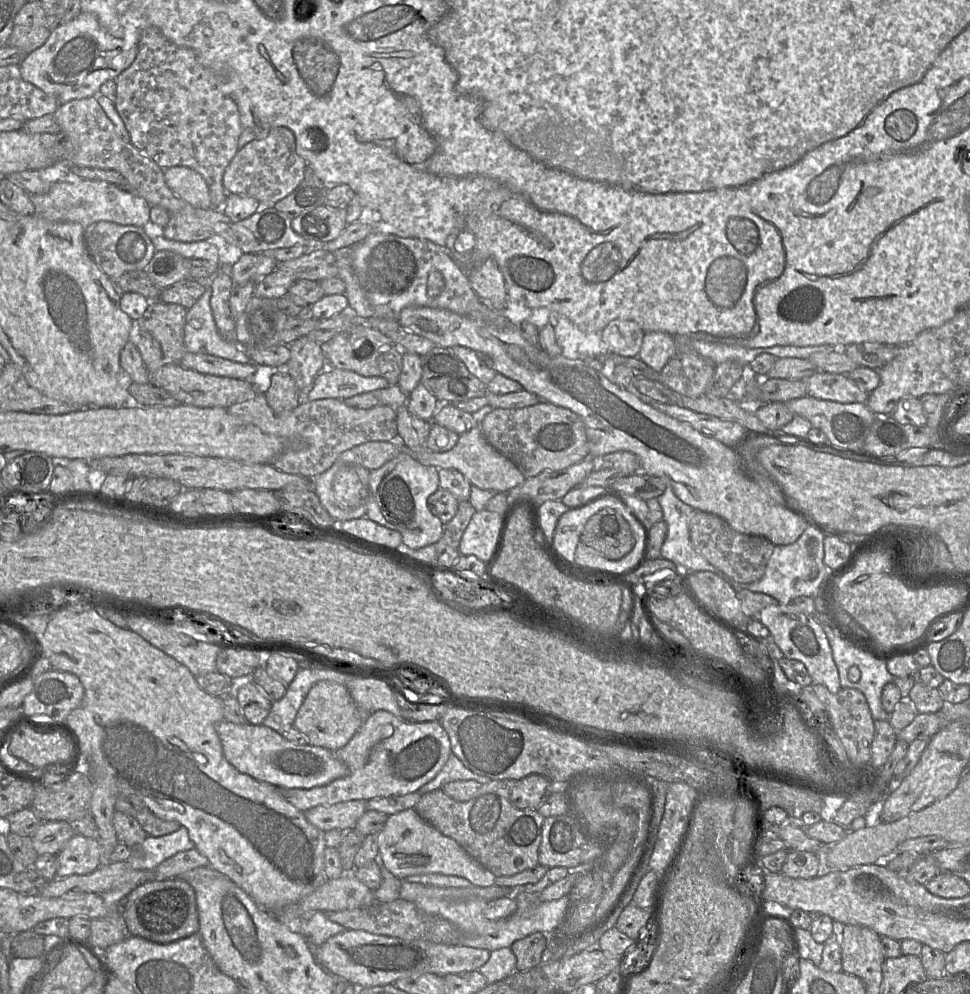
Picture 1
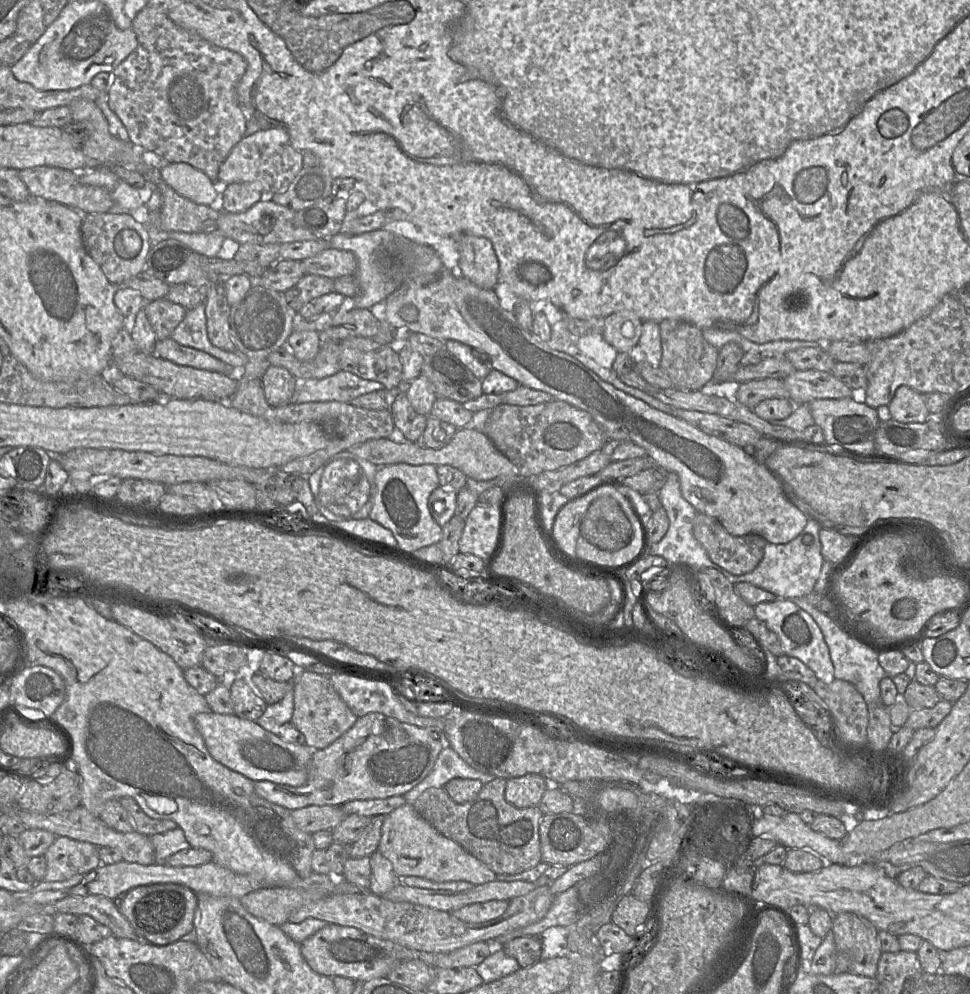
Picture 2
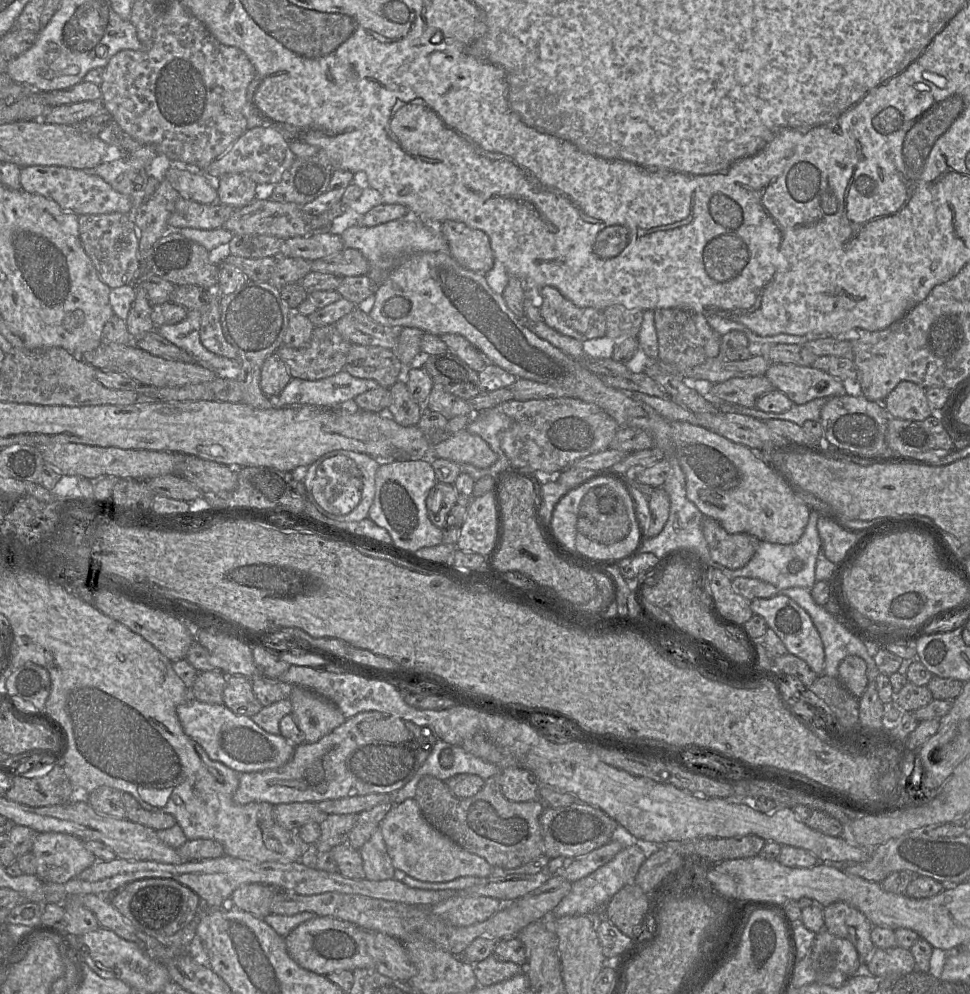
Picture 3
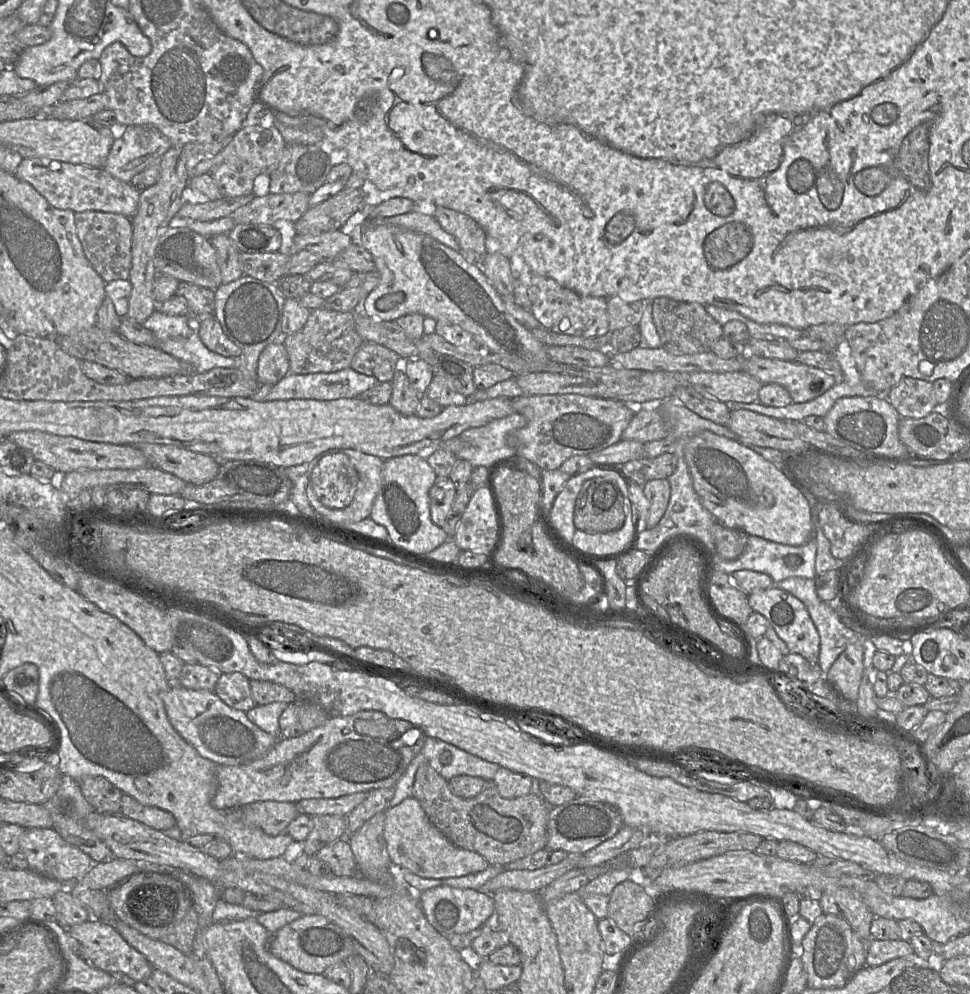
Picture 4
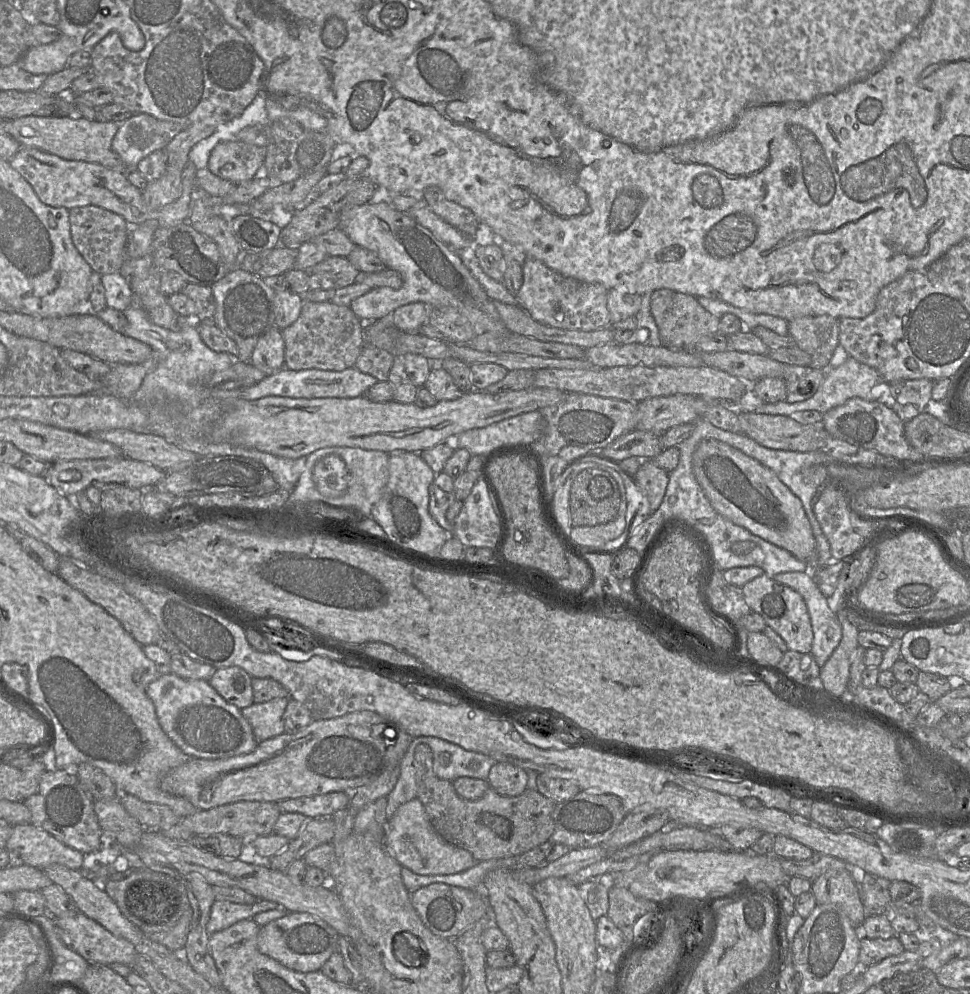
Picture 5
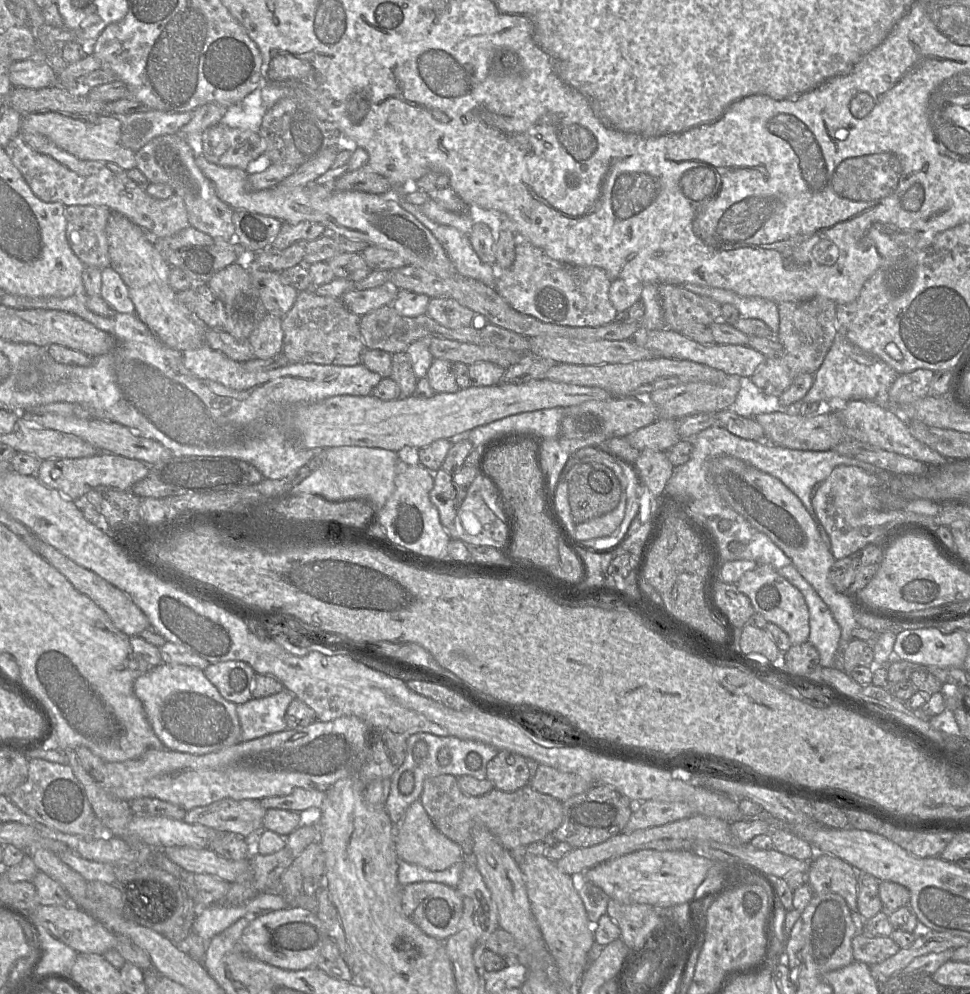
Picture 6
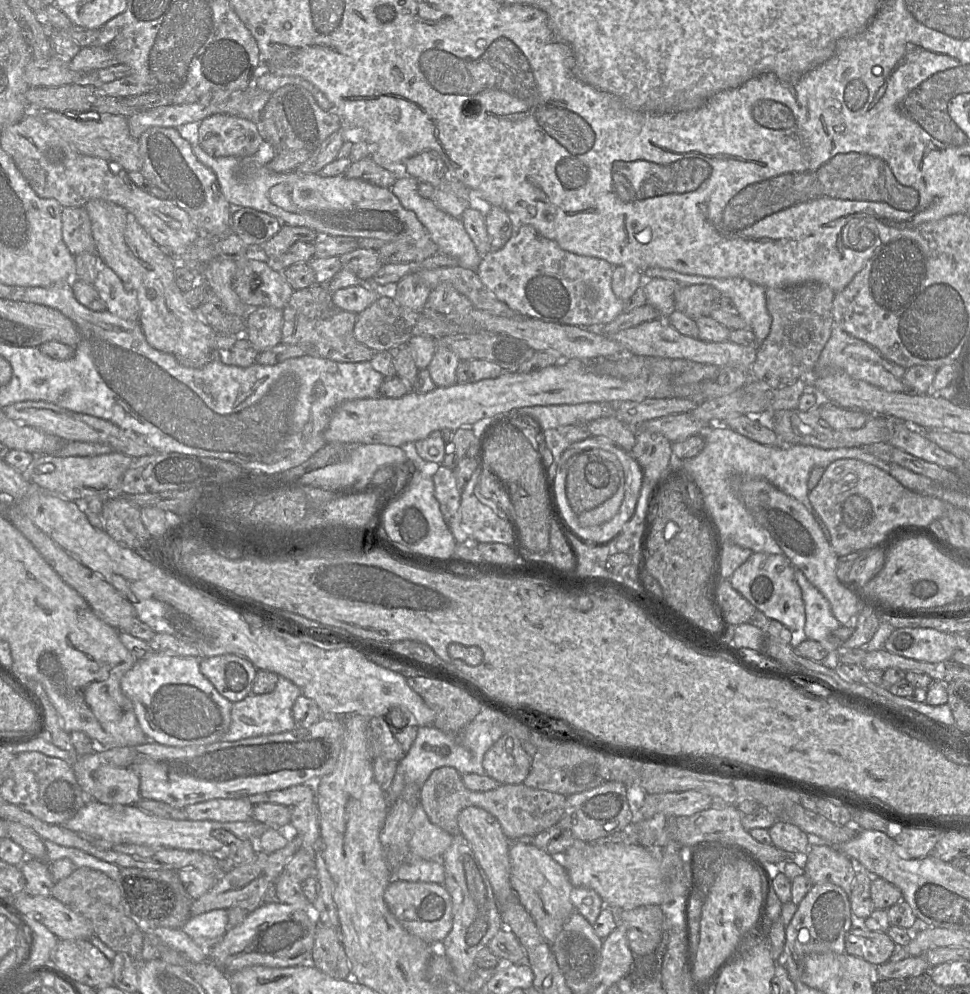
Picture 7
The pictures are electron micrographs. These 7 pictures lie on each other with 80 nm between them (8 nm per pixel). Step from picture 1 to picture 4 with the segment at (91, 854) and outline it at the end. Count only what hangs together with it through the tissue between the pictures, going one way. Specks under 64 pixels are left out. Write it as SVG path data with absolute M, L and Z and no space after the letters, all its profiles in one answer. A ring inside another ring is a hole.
M52 828L25 829L19 840L19 851L26 855L29 869L61 883L73 883L88 872L94 862L76 846L65 841Z

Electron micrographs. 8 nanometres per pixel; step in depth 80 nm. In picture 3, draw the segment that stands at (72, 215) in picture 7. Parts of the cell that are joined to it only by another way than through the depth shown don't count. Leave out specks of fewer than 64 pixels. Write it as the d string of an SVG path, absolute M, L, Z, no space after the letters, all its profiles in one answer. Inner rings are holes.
M124 213L82 214L78 216L79 236L100 279L111 289L131 285L140 275L139 234L132 216Z

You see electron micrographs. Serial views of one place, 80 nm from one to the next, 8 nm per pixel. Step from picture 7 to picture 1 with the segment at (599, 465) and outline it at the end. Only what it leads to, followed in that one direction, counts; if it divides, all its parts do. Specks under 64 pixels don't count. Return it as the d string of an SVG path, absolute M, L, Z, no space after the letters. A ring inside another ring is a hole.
M604 508L589 518L580 541L612 561L622 559L635 546L630 525L612 508Z

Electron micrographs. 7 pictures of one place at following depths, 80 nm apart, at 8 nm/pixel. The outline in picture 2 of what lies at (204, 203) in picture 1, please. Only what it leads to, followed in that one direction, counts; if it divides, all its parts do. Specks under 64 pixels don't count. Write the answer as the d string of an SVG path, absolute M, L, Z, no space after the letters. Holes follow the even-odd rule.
M179 162L168 164L160 173L164 182L179 195L196 204L217 206L217 183L211 181L203 171Z

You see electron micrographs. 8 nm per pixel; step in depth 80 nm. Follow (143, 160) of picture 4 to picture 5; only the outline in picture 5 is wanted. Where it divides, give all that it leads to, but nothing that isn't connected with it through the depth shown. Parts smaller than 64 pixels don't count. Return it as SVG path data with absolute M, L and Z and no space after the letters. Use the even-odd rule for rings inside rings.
M136 113L121 123L112 141L112 150L121 158L126 170L134 170L138 163L152 152L166 148L181 130L183 125L159 120L146 113Z

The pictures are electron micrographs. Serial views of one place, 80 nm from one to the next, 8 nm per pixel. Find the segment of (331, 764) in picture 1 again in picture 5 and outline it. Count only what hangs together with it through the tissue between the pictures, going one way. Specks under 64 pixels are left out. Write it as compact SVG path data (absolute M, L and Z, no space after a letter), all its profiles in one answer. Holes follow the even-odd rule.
M160 675L146 693L153 701L159 724L167 736L190 757L224 759L252 752L258 742L241 710L228 703L206 680Z

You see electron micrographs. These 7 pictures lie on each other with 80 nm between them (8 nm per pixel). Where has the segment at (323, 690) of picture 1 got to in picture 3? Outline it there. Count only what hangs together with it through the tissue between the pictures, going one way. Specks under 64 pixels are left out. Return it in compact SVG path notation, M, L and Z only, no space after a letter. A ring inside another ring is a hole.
M293 686L290 700L291 714L307 743L319 741L346 720L335 704L309 689Z

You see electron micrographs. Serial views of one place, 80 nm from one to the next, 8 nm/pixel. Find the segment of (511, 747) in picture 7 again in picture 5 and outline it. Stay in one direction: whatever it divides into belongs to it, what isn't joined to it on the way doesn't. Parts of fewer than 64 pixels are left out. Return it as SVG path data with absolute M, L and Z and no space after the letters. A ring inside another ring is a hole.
M507 762L494 764L488 775L488 783L498 794L505 797L521 795L527 789L527 772Z

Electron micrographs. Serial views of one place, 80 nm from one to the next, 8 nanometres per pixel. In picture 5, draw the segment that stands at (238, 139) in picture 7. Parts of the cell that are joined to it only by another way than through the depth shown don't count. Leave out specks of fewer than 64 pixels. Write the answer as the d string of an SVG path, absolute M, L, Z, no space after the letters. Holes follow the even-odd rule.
M238 140L221 142L210 154L208 169L222 179L239 184L255 178L265 155L265 147Z

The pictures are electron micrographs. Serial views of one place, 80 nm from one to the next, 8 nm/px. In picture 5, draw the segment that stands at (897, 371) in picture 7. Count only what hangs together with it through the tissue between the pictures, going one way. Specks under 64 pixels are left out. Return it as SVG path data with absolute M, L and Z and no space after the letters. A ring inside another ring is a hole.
M849 356L843 364L834 368L829 367L826 370L825 380L813 397L796 403L788 403L785 401L765 403L759 407L755 413L792 416L796 412L814 410L825 414L854 397L873 401L878 400L878 394L883 392L884 398L884 383L885 382L874 368L859 362L852 356Z

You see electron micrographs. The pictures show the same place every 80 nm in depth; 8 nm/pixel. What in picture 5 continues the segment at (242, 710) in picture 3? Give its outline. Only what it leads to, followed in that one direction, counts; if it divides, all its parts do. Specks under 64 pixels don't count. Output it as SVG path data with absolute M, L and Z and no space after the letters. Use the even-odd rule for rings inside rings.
M241 667L216 669L208 682L228 703L240 710L254 703L252 677Z

